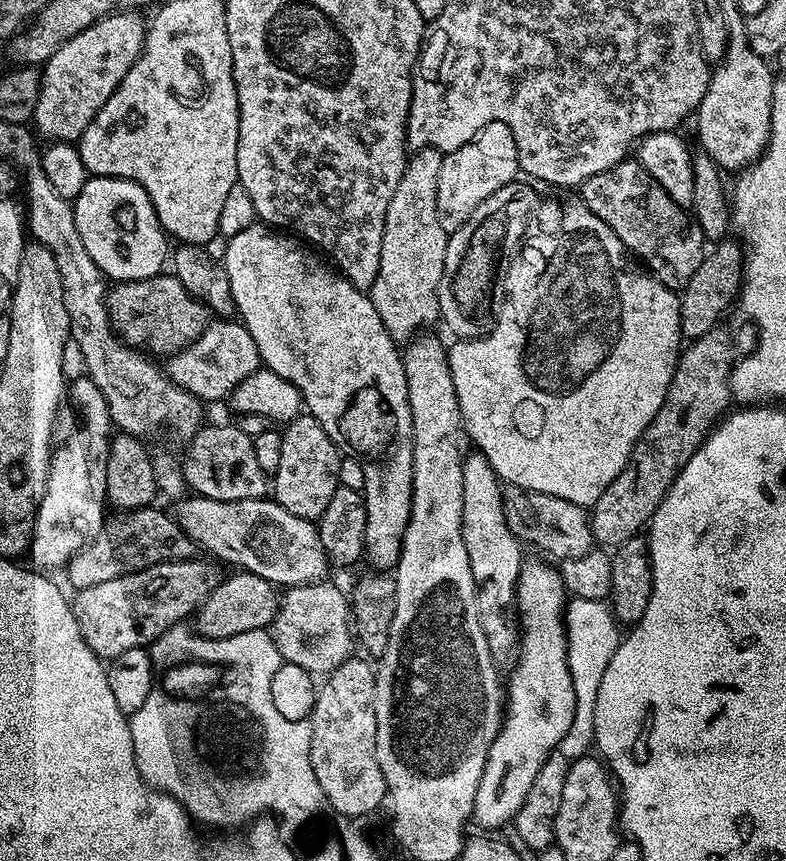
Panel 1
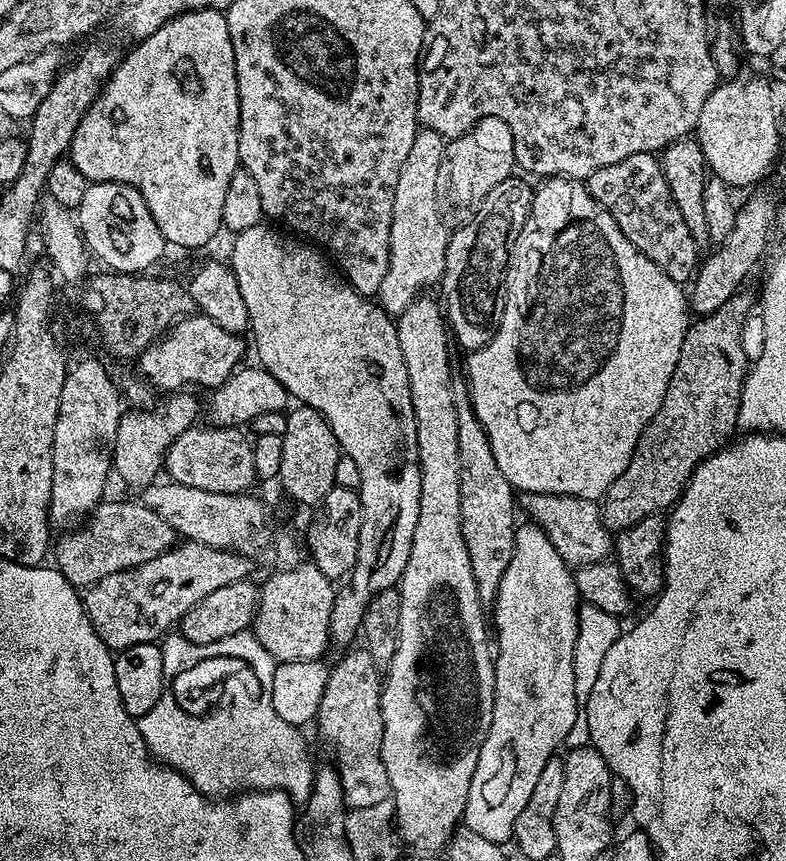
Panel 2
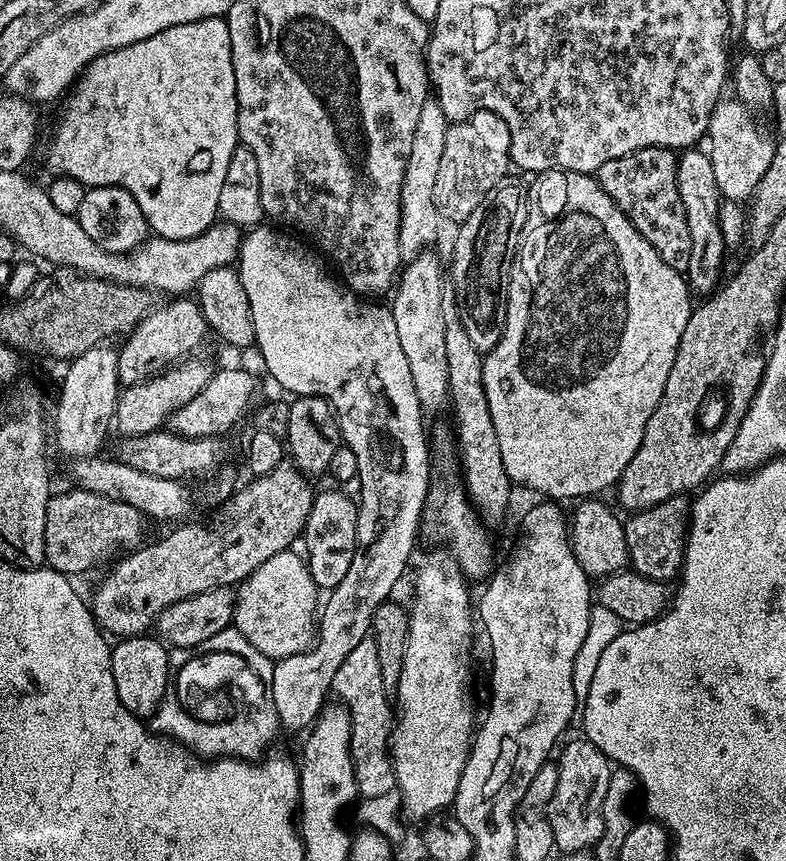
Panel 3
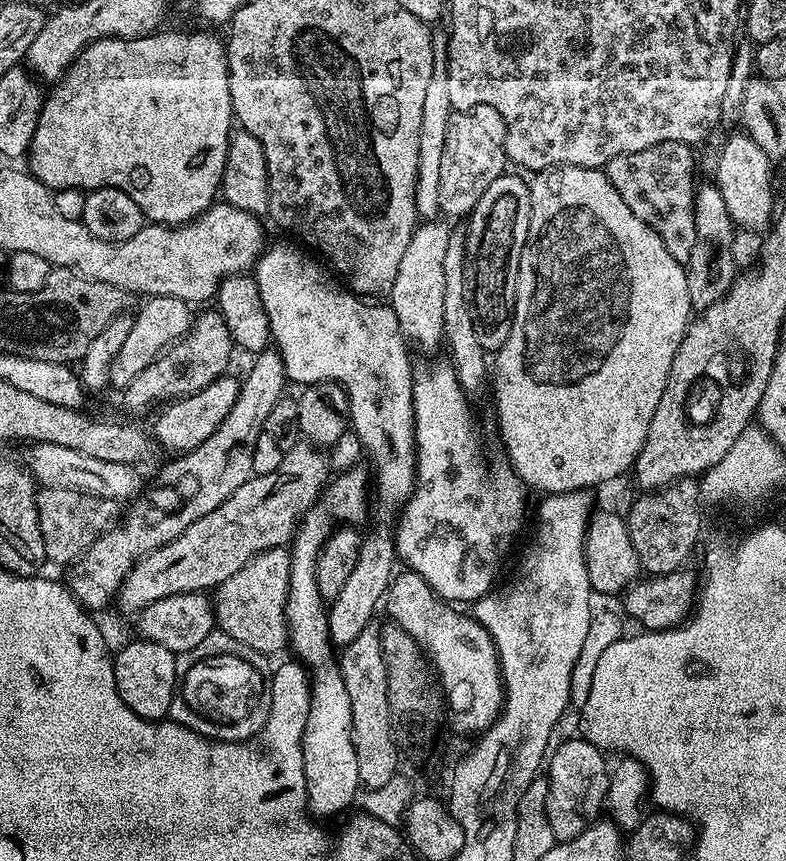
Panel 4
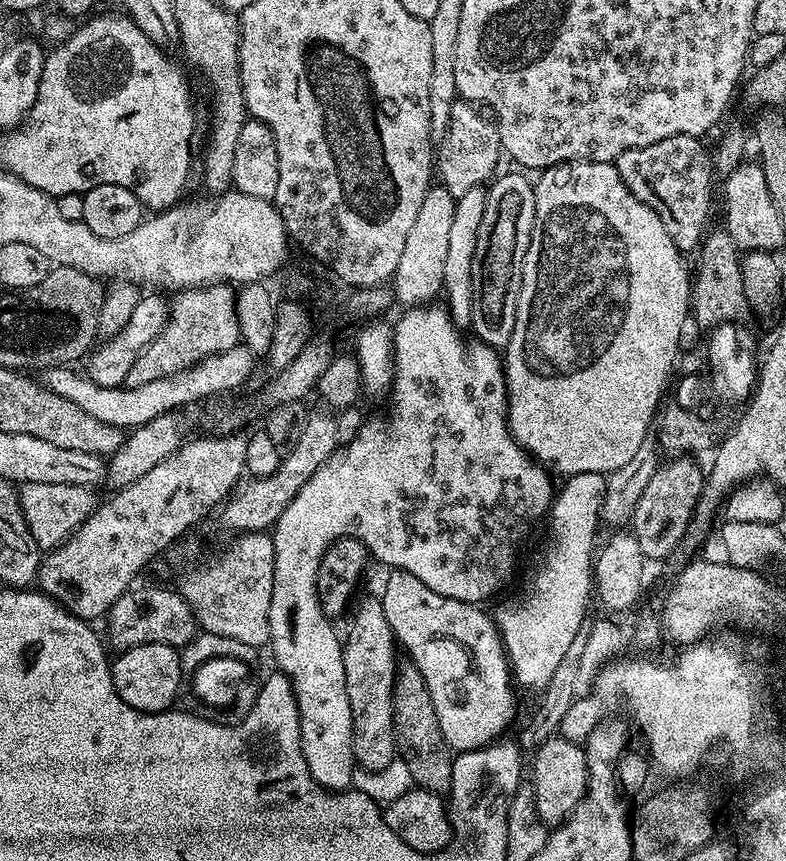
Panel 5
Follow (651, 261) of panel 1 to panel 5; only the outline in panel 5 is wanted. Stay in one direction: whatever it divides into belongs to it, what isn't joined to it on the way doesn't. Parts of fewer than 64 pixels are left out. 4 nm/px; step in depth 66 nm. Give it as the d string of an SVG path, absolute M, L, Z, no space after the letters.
M678 134L650 146L626 150L618 154L614 162L630 194L662 218L662 226L666 226L674 246L682 254L695 253L699 249L709 227L708 215L712 212L714 173L712 158L709 149L704 149L704 142L694 136Z

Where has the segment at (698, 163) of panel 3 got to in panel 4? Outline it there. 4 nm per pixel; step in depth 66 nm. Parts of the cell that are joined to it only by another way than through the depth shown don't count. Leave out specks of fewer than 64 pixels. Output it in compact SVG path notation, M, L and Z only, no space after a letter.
M714 182L697 183L694 198L694 251L686 265L686 290L690 294L693 309L703 310L714 306L730 290L738 269L731 253L736 230L722 199L722 190Z

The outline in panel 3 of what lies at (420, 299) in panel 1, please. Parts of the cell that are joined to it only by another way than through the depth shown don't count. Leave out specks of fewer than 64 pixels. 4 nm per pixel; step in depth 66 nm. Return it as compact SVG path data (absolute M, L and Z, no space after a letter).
M430 98L418 113L418 122L414 126L414 142L410 145L410 158L406 160L406 174L402 178L402 198L400 199L400 233L398 246L400 247L401 261L407 262L419 256L421 252L431 249L432 243L440 236L442 221L438 210L434 206L434 181L440 168L442 149L446 146L446 130L449 120L442 114L442 106L435 98Z

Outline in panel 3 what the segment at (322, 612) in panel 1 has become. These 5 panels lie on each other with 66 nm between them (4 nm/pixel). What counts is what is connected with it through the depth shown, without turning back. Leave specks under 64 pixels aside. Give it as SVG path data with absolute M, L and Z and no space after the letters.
M289 550L274 554L274 558L266 558L266 562L262 562L262 566L254 570L254 574L250 574L239 584L234 595L236 609L232 615L232 624L241 632L242 637L266 658L275 662L296 656L299 652L309 651L313 647L314 633L318 628L318 589L301 553L299 556L296 550Z

